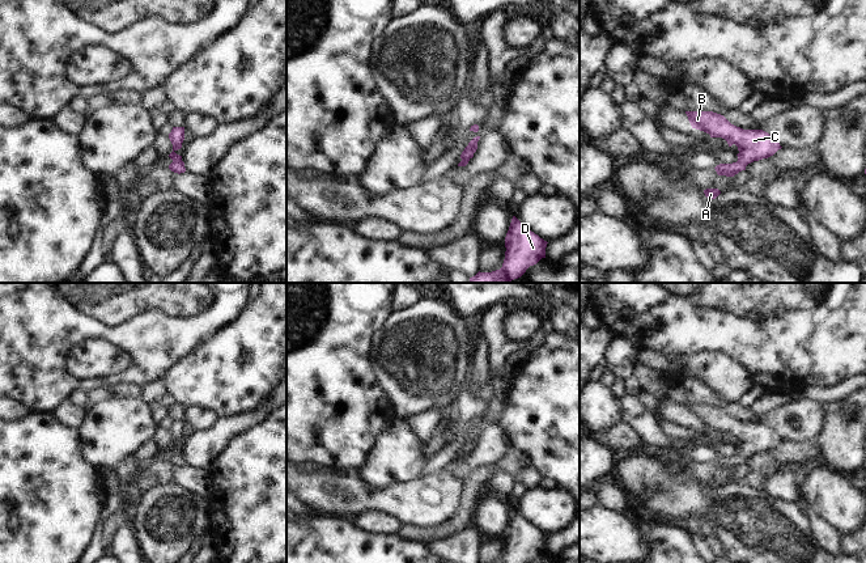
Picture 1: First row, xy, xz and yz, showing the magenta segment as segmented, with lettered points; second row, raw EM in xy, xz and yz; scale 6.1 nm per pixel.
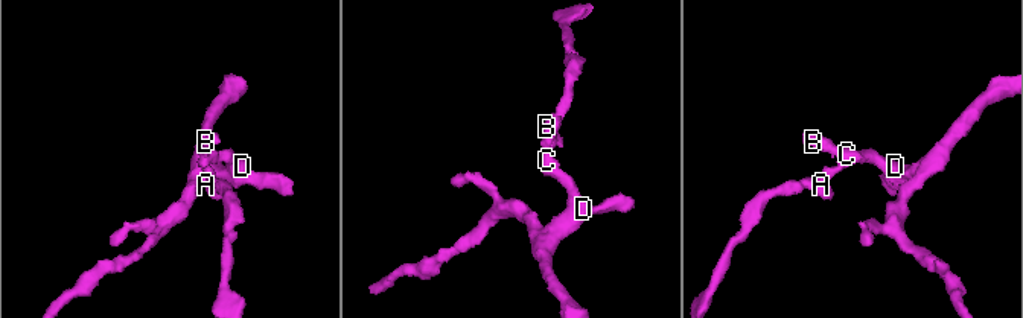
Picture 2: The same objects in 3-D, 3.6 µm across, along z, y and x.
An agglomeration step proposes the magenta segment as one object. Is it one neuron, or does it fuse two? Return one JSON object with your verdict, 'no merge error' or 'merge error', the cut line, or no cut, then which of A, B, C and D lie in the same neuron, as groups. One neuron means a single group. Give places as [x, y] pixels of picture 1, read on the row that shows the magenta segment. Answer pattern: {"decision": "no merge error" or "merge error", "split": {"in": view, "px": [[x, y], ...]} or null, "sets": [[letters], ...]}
{"decision": "no merge error", "split": null, "sets": [["A", "B", "C", "D"]]}

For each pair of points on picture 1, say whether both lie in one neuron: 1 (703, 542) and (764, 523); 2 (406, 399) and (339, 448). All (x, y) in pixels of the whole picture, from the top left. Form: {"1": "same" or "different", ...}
{"1": "different", "2": "different"}

